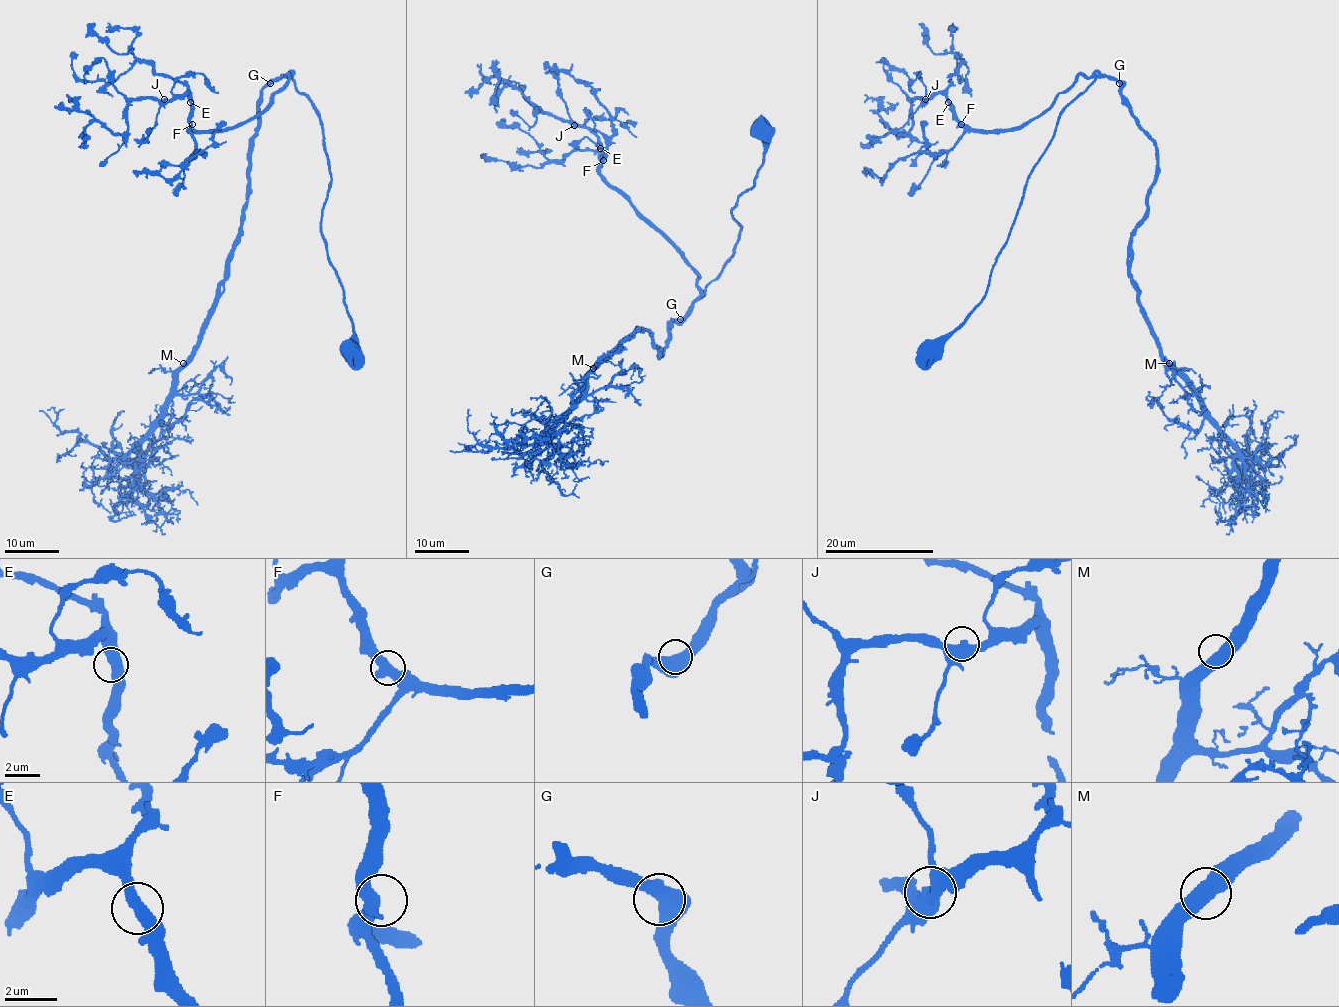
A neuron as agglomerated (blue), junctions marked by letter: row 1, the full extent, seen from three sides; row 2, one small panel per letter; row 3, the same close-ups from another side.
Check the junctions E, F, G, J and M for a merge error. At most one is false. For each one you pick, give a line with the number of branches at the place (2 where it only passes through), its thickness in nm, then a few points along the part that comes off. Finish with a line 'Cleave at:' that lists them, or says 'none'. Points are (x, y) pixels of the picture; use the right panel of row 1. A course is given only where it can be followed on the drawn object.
Cleave at: none

